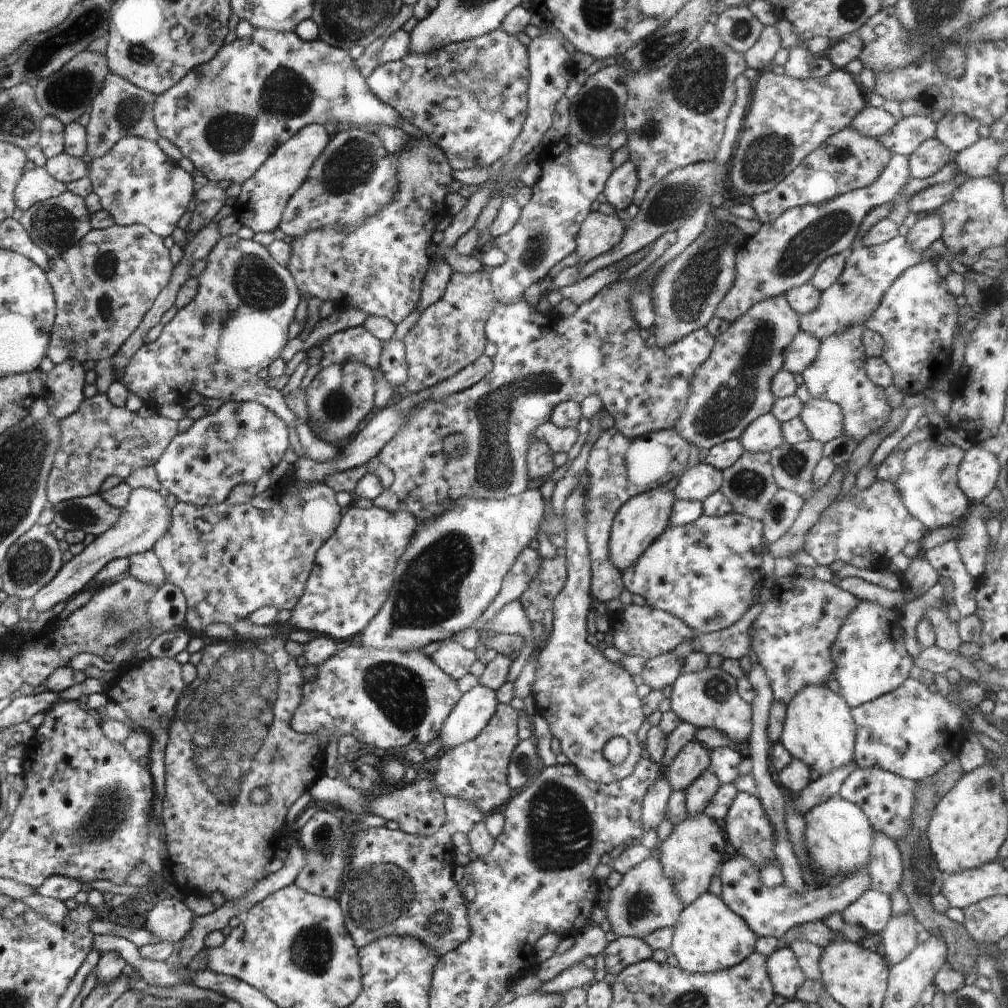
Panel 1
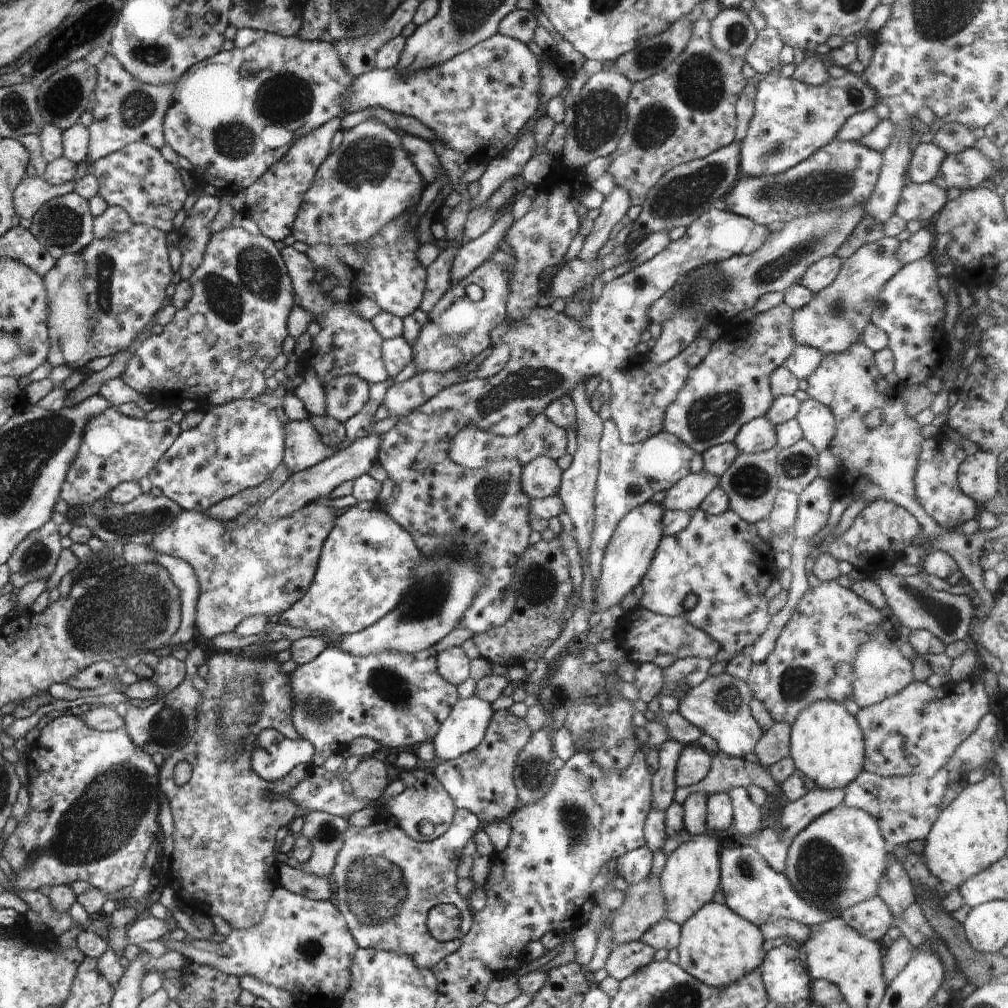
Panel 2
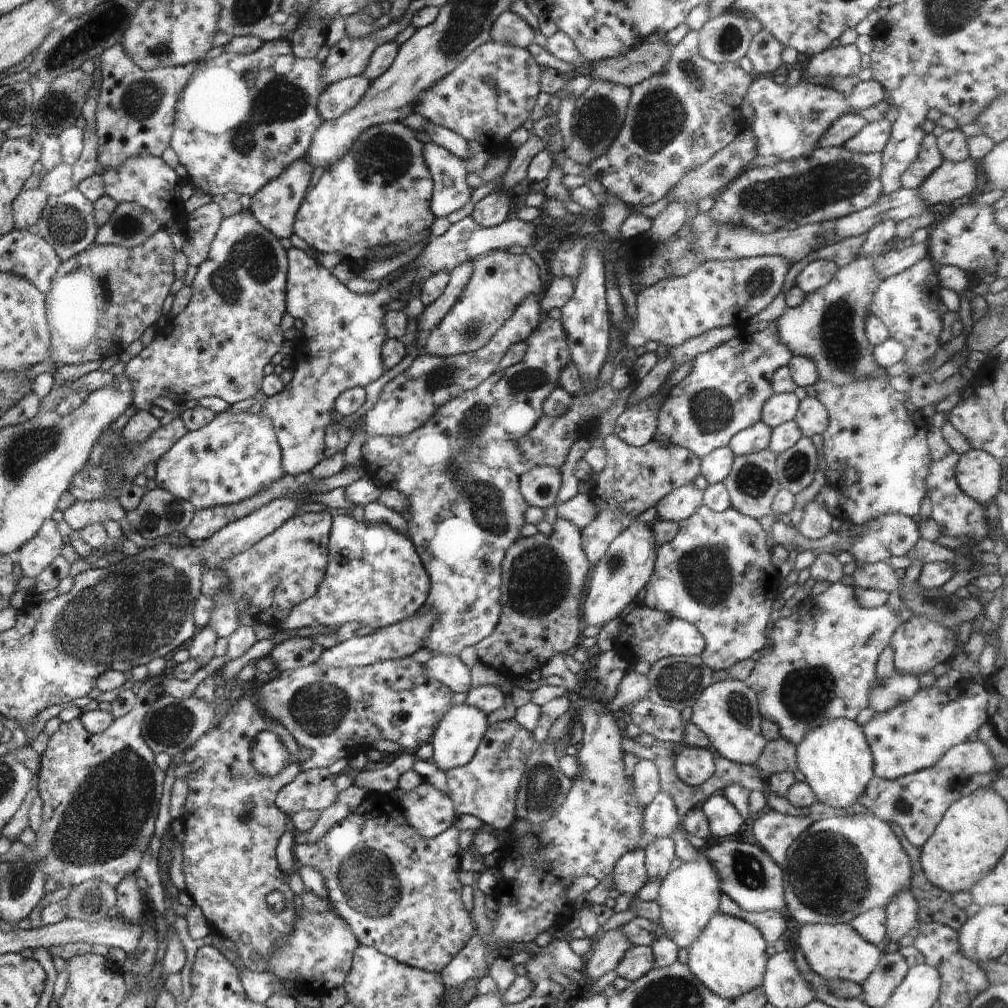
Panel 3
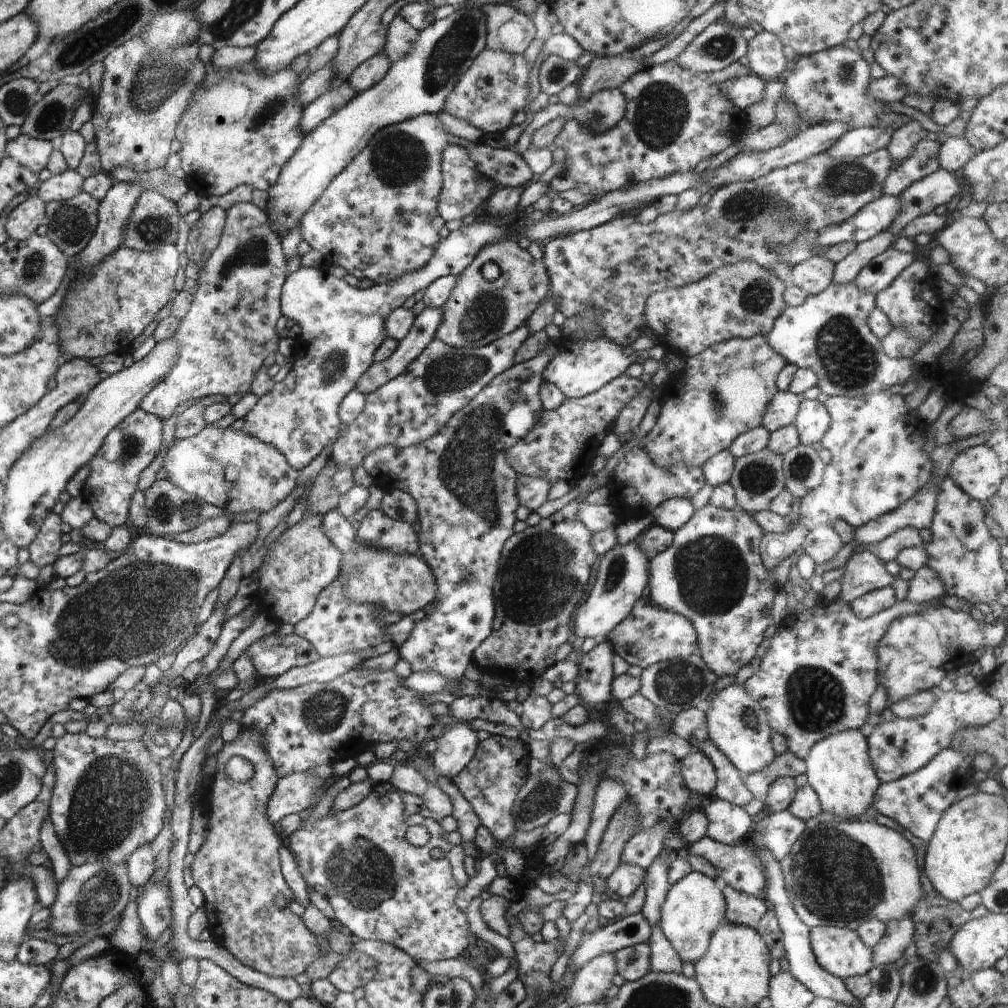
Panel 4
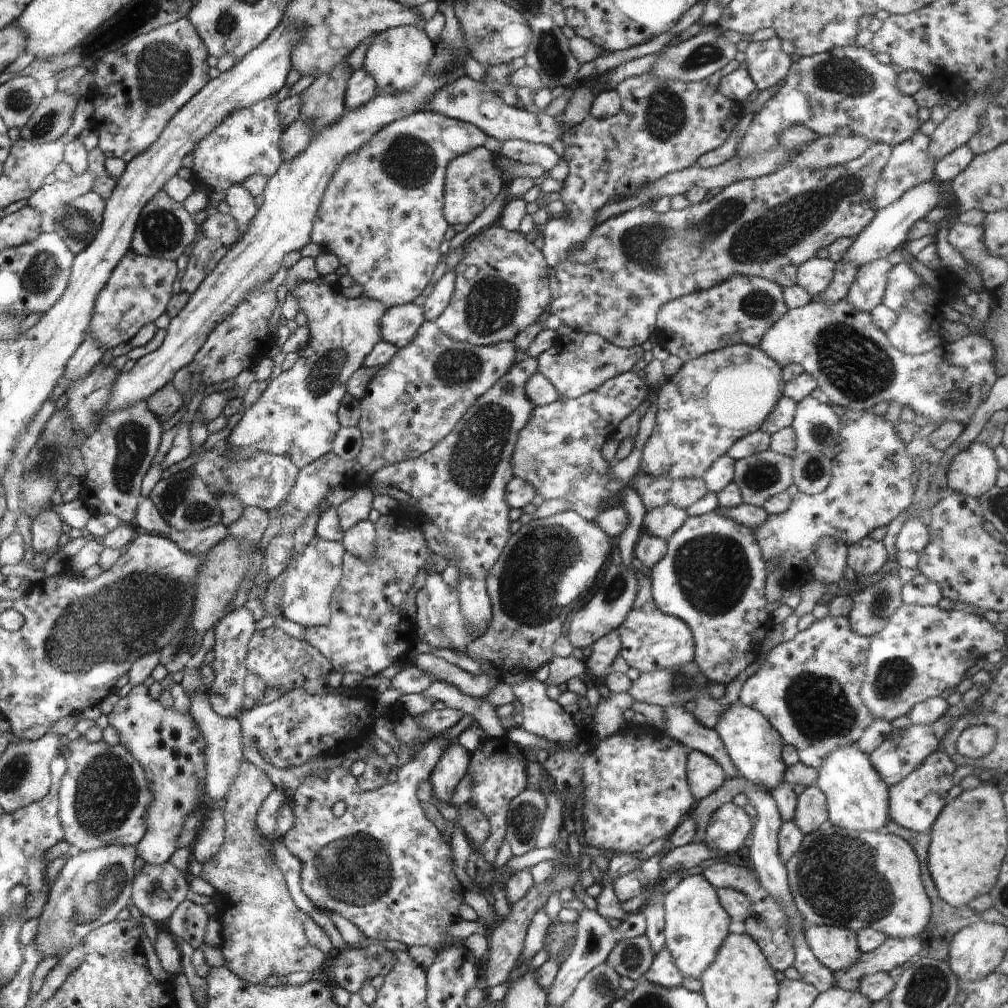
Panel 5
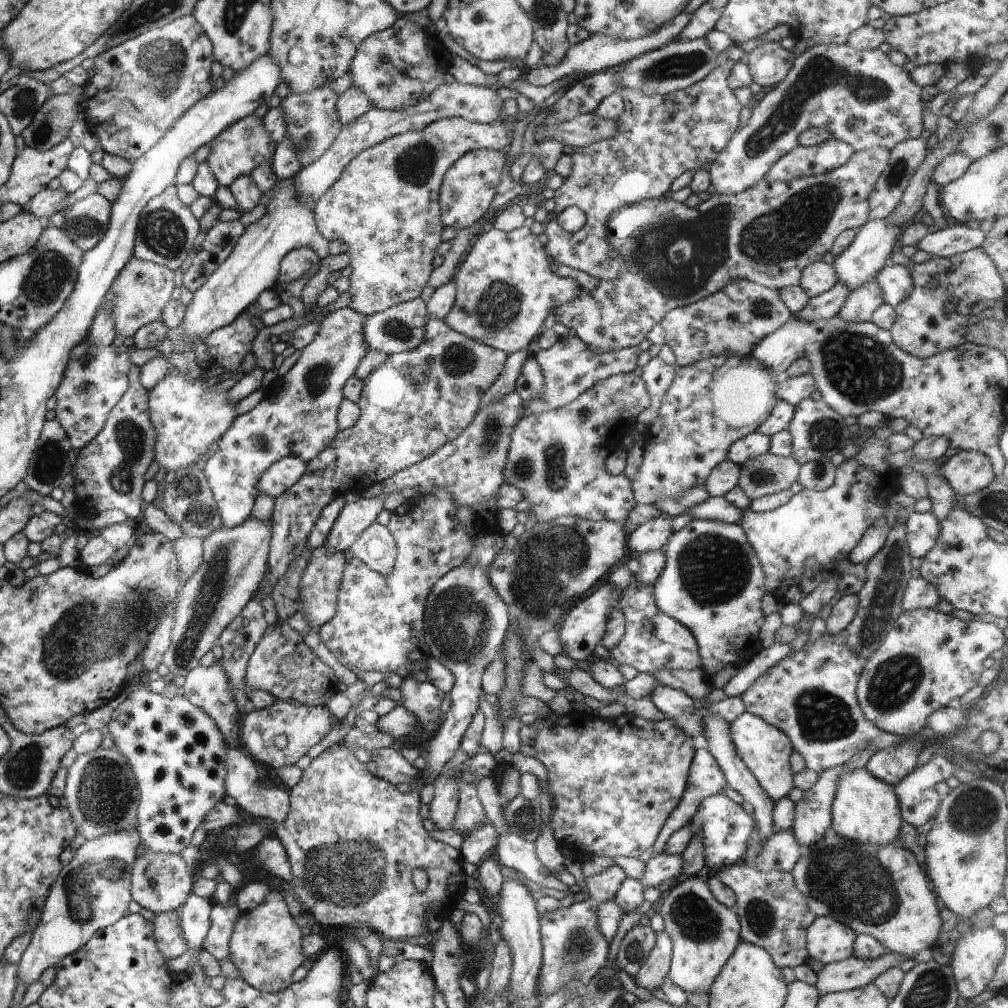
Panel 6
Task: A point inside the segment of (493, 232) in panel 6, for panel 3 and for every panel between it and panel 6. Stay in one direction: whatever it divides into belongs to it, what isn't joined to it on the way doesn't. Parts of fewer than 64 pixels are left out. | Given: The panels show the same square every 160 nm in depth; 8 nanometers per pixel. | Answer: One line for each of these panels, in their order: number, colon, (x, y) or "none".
3: (501, 280)
4: (478, 311)
5: (501, 283)

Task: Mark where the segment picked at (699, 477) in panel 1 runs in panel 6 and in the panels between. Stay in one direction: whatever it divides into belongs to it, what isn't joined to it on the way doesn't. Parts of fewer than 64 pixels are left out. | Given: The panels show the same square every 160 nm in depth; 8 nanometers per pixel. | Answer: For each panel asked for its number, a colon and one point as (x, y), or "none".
2: (687, 494)
3: (681, 503)
4: (672, 514)
5: (663, 521)
6: (654, 534)

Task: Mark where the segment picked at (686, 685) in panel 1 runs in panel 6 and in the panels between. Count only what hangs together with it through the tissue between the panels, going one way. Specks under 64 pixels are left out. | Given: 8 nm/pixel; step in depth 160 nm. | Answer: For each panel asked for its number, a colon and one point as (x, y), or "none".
2: (719, 706)
3: (727, 712)
4: (738, 726)
5: (755, 747)
6: (765, 750)

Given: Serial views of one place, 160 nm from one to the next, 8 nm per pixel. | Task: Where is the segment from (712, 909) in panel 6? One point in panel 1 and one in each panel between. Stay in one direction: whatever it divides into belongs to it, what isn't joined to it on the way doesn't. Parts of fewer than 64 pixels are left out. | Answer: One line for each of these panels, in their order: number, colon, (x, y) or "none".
1: (690, 856)
2: (690, 878)
3: (688, 897)
4: (694, 908)
5: (696, 924)

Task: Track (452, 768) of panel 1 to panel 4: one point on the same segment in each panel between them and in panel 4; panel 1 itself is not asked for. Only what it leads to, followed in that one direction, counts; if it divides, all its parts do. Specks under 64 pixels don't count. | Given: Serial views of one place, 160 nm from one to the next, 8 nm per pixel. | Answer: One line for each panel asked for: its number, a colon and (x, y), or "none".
2: (481, 781)
3: (486, 787)
4: (490, 783)

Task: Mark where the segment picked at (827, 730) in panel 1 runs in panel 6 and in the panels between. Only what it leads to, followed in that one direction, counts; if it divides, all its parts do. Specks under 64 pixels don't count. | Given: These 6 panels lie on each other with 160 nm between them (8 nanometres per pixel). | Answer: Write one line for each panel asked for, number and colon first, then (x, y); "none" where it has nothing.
2: (826, 744)
3: (835, 758)
4: (839, 770)
5: (857, 798)
6: (866, 809)

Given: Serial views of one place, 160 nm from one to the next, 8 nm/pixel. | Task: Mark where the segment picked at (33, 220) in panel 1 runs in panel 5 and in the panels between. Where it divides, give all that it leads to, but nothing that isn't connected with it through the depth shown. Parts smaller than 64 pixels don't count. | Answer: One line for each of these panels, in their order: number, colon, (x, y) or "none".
2: (64, 225)
3: (68, 224)
4: (71, 224)
5: (78, 222)

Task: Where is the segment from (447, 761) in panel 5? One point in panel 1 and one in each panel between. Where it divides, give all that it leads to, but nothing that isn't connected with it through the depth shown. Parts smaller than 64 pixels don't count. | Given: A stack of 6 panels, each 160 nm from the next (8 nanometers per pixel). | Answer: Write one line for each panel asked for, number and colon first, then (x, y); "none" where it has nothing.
1: (474, 709)
2: (466, 725)
3: (457, 737)
4: (455, 749)

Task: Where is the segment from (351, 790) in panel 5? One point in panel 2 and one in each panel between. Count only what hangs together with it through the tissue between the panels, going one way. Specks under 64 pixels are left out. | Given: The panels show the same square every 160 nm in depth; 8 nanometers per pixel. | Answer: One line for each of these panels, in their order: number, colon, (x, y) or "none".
2: (385, 883)
3: (400, 894)
4: (413, 907)

